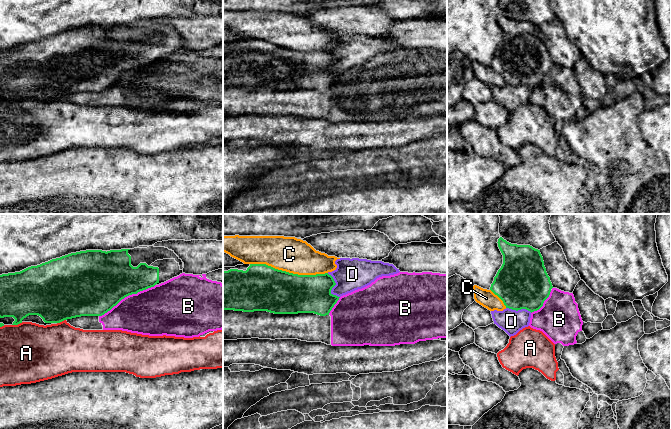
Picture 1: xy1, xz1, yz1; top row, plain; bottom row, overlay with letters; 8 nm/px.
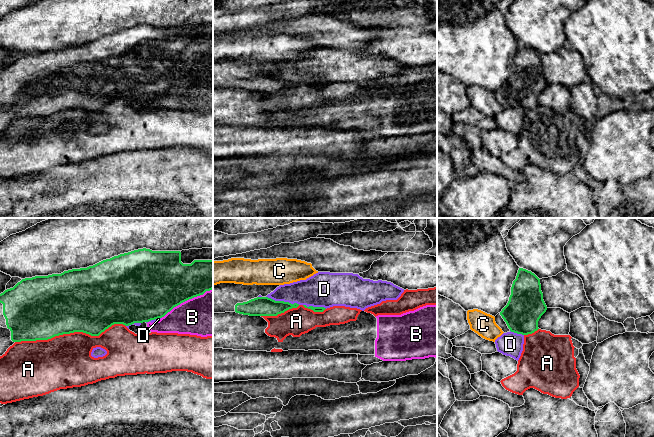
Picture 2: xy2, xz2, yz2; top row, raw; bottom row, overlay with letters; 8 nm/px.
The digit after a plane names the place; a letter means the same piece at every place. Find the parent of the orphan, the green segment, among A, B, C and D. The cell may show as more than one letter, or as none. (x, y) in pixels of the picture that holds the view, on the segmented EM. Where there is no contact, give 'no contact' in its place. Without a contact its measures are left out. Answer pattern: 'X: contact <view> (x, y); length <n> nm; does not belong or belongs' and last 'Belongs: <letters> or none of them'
A: contact xy2 (70, 332); length 900 nm; does not belong
B: contact xy1 (127, 295); length 500 nm; does not belong
C: contact xz1 (288, 272); length 650 nm; does not belong
D: contact xz2 (283, 301); length 280 nm; does not belong
Belongs: none of them

